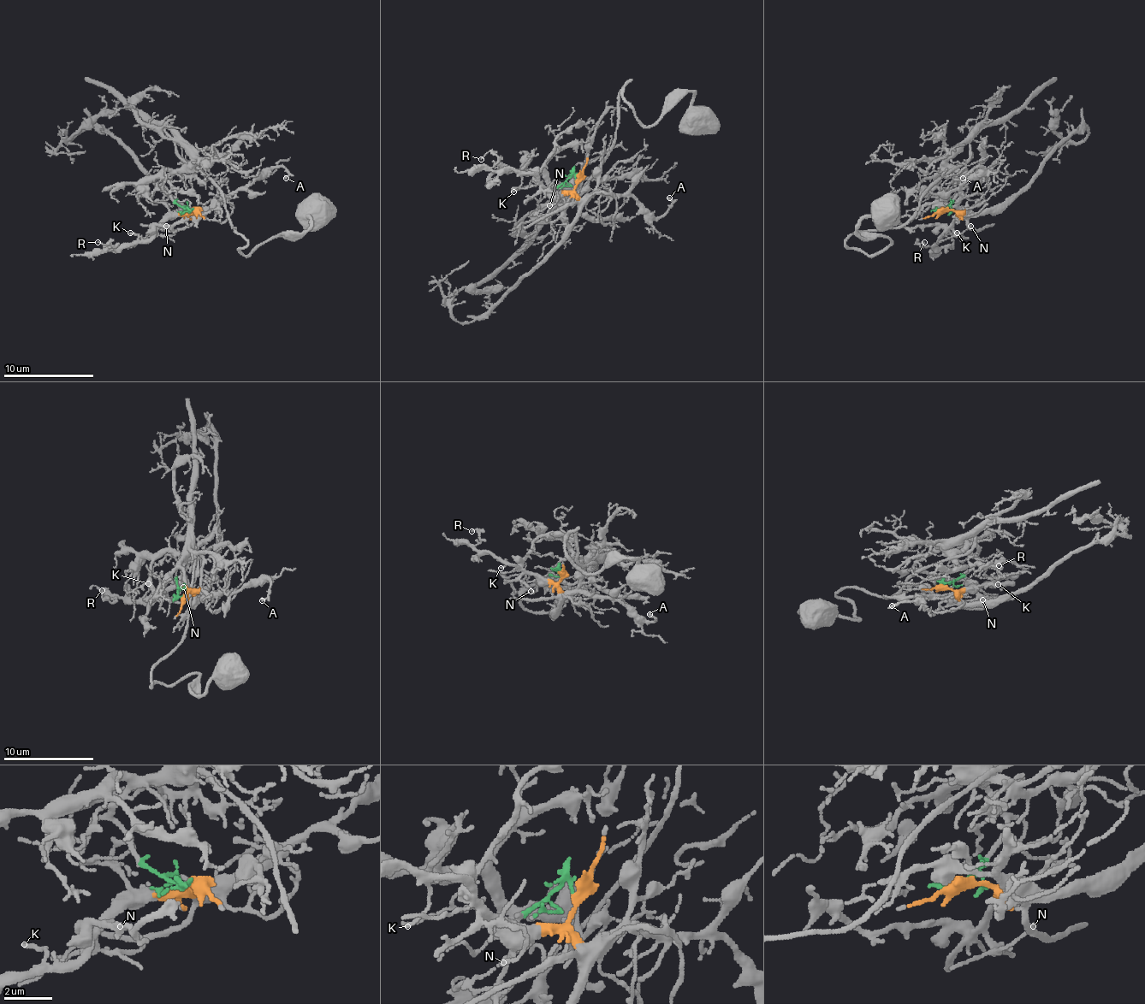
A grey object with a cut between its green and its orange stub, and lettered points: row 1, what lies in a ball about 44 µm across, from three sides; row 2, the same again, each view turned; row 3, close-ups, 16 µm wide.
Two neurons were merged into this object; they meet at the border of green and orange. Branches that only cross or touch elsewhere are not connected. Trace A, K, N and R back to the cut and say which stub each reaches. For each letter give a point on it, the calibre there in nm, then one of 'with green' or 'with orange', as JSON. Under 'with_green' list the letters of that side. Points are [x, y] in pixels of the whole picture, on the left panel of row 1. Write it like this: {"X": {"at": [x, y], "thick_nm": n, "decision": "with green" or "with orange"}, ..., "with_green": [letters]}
{"A": {"at": [286, 178], "thick_nm": 200, "decision": "with orange"}, "K": {"at": [130, 233], "thick_nm": 150, "decision": "with orange"}, "N": {"at": [166, 226], "thick_nm": 100, "decision": "with orange"}, "R": {"at": [97, 242], "thick_nm": 90, "decision": "with orange"}, "with_green": []}

